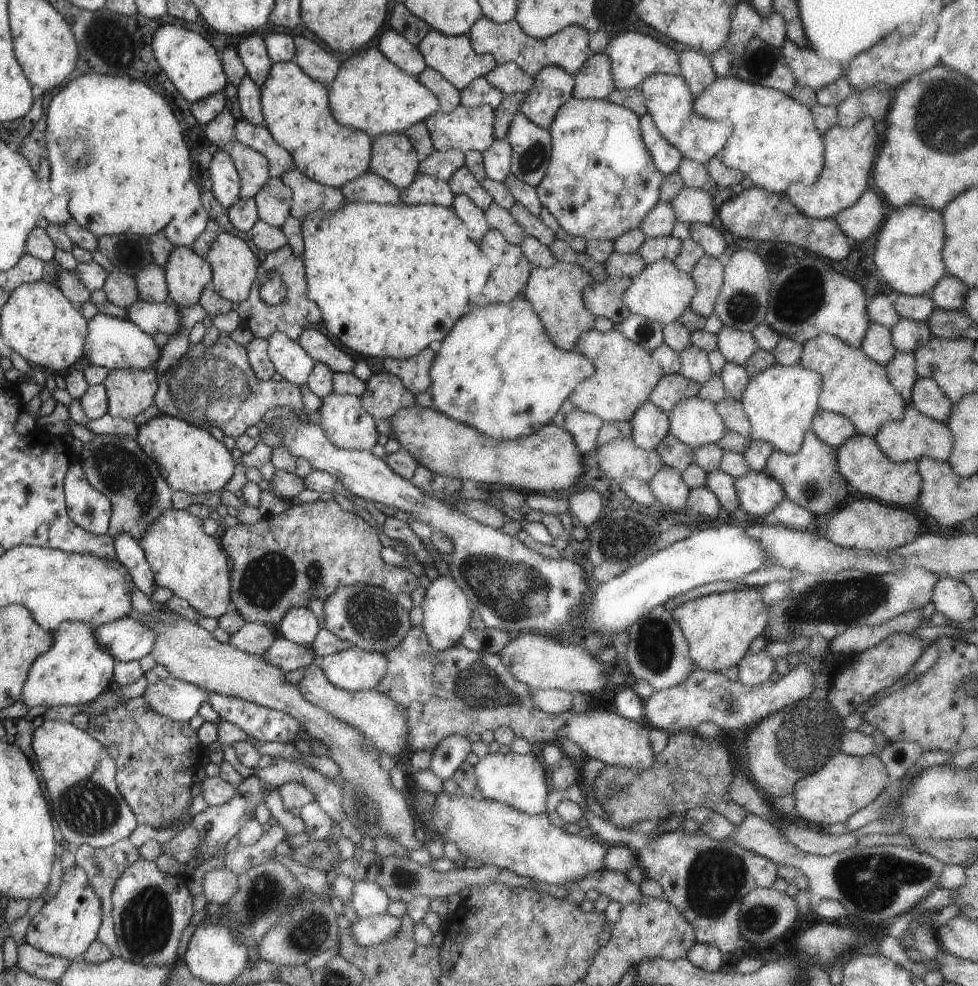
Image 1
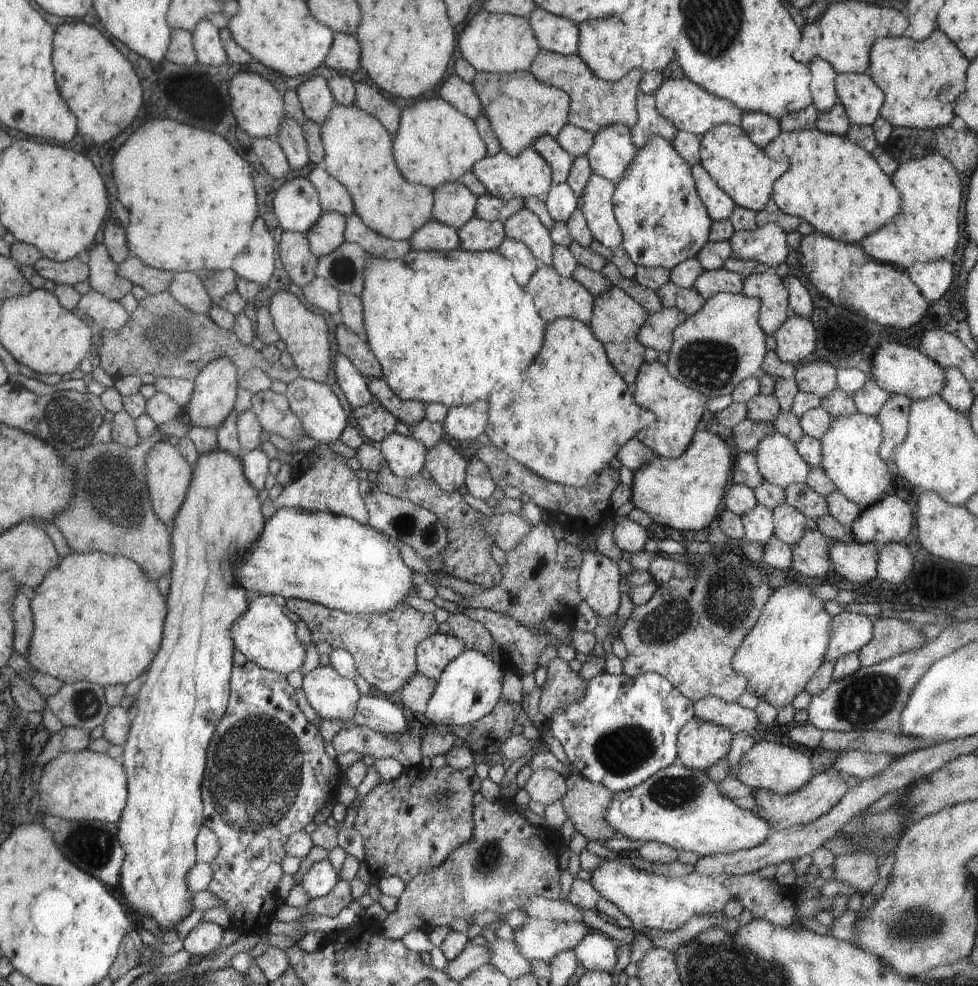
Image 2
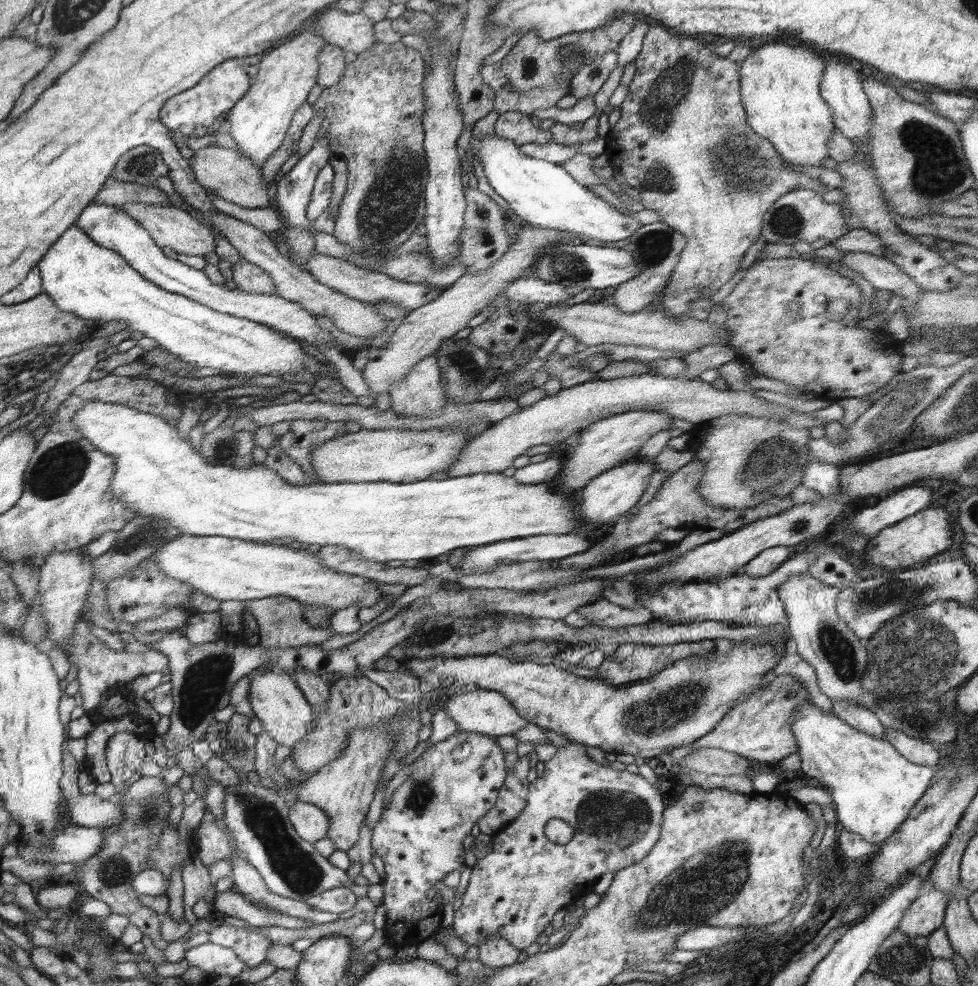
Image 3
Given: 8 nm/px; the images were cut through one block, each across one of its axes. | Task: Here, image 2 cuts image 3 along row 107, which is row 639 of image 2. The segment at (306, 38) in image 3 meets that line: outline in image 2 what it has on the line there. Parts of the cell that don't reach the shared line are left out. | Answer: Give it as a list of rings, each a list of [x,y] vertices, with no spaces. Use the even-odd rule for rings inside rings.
[[[248,593],[249,611],[233,624],[234,644],[249,662],[261,665],[272,672],[286,676],[300,671],[306,660],[306,646],[296,636],[294,622],[284,614],[284,610],[274,602],[272,595]]]

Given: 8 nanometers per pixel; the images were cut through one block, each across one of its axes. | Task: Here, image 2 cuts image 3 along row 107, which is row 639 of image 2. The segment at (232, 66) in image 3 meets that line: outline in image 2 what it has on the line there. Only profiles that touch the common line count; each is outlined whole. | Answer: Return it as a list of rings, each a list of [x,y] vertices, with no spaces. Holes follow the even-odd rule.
[[[218,447],[198,456],[192,486],[172,524],[173,574],[165,596],[169,612],[165,618],[161,650],[137,692],[138,713],[129,739],[123,744],[122,759],[128,774],[129,796],[116,833],[125,852],[118,876],[119,894],[134,911],[137,923],[142,924],[143,918],[150,918],[163,933],[174,930],[173,927],[194,910],[194,893],[187,877],[198,863],[196,838],[204,827],[201,786],[206,772],[206,754],[216,726],[229,708],[230,672],[235,663],[232,658],[235,644],[230,640],[230,628],[249,611],[248,592],[238,584],[234,570],[238,560],[242,561],[265,530],[267,522],[262,513],[258,490],[250,484],[239,456]]]

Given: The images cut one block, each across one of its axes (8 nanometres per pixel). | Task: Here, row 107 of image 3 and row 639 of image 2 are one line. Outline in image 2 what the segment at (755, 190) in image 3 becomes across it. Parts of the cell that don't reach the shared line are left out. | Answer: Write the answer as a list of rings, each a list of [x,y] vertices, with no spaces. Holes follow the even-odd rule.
[[[735,547],[726,548],[724,550],[719,549],[716,552],[709,554],[706,557],[706,560],[698,567],[696,566],[696,574],[694,574],[692,578],[670,578],[668,582],[657,583],[654,596],[642,605],[635,605],[631,616],[626,620],[624,627],[618,634],[627,650],[627,656],[623,660],[623,673],[626,674],[626,676],[634,677],[646,673],[659,674],[660,676],[666,677],[666,680],[671,681],[693,702],[706,696],[718,697],[726,702],[737,702],[737,700],[745,694],[749,688],[749,678],[742,676],[740,672],[737,672],[737,670],[733,668],[733,656],[736,654],[736,650],[740,648],[740,644],[744,642],[746,636],[749,635],[749,632],[753,630],[754,624],[761,618],[762,607],[768,602],[772,590],[770,590],[770,586],[766,584],[764,572],[758,570],[761,566],[759,565],[756,567],[753,563],[748,564],[748,562],[744,562],[744,560],[740,558],[740,555],[740,552],[738,552],[738,549]]]

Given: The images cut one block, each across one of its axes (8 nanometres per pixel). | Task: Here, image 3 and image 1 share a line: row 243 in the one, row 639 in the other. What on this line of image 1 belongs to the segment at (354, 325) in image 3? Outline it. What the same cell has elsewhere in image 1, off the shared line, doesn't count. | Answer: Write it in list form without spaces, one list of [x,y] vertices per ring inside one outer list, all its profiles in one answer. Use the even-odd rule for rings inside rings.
[[[246,621],[244,626],[230,638],[230,645],[243,652],[262,655],[274,643],[273,628]]]

